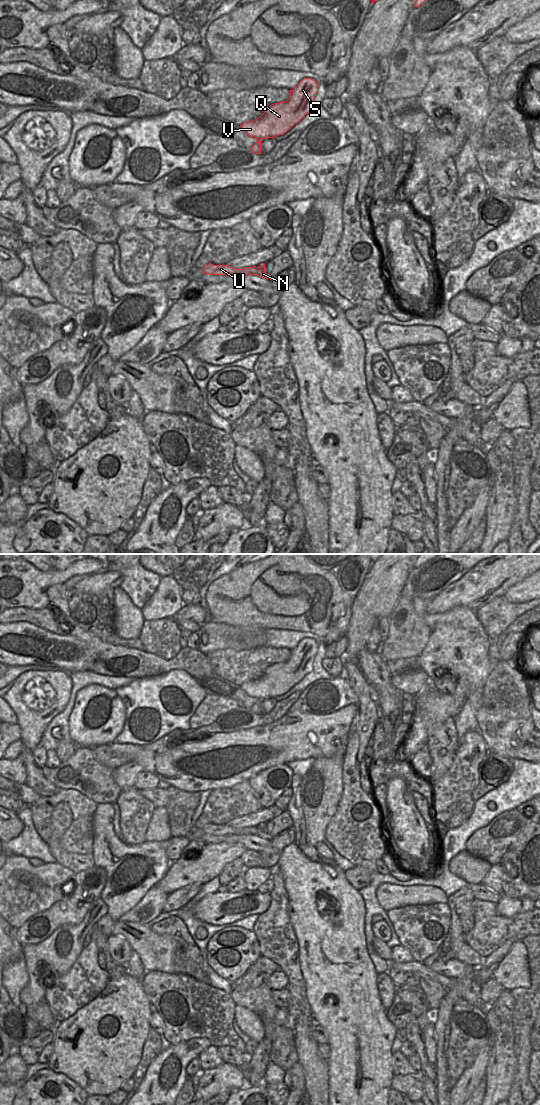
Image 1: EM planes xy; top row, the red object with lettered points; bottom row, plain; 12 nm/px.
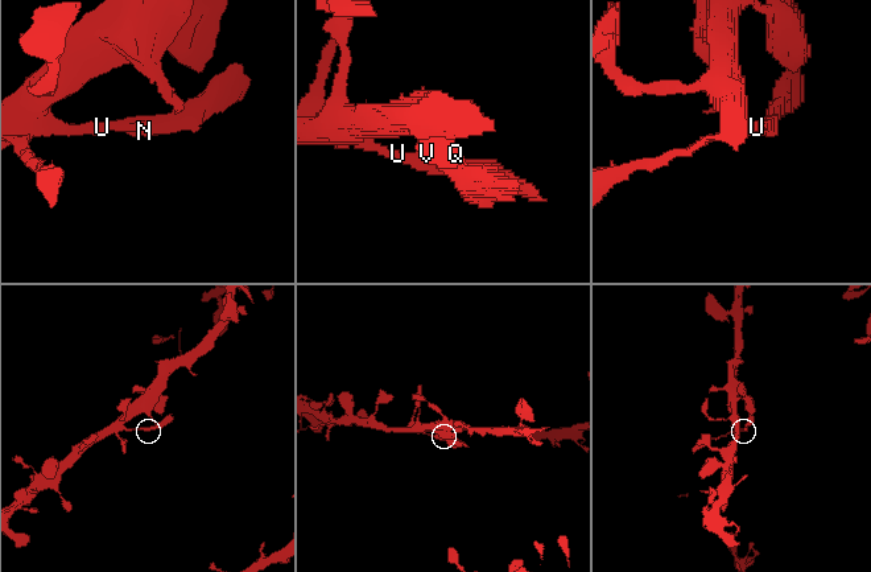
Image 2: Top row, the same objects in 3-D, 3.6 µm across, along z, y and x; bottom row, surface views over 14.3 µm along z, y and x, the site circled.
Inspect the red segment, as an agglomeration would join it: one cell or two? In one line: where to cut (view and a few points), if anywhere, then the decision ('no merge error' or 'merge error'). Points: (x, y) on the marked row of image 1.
no cut; no merge error

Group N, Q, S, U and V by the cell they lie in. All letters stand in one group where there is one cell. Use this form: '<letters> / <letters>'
N Q S U V

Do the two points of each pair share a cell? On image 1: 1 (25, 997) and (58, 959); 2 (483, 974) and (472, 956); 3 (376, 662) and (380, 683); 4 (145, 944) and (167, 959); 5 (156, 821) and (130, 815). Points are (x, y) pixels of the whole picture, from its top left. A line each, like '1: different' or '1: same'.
1: same
2: different
3: same
4: same
5: different

